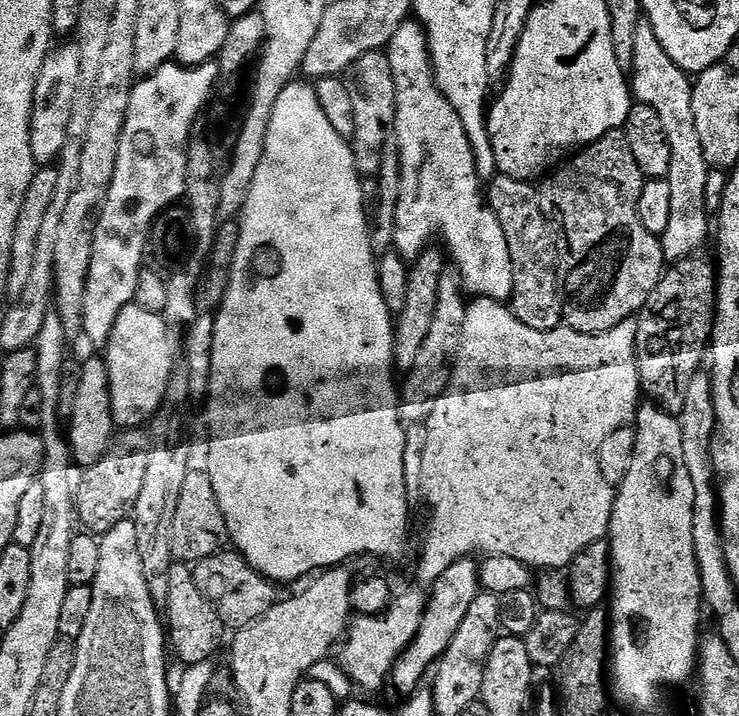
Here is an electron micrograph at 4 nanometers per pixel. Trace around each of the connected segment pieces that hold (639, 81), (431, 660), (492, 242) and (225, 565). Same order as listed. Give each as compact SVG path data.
M641 23L640 29L636 32L636 42L632 47L630 58L632 68L636 71L630 76L630 87L635 99L639 103L648 104L651 108L658 110L666 126L666 134L670 138L670 170L666 178L670 182L671 212L668 229L662 234L662 243L665 261L675 262L687 256L697 255L703 249L700 247L708 240L708 173L710 173L710 167L702 150L702 138L692 105L694 84L689 73L683 72L674 62L674 58L670 58L670 54L662 46L651 23Z
M465 558L454 562L431 585L430 595L424 605L424 617L418 626L418 634L412 639L412 644L400 655L402 661L402 674L404 674L404 694L411 694L421 687L420 679L429 675L430 669L443 656L444 651L450 646L450 638L458 634L458 626L462 626L462 618L466 618L466 610L474 603L474 598L480 591L480 567L475 559Z
M414 18L405 20L395 31L386 55L391 64L392 76L396 79L396 136L400 139L400 197L396 200L395 243L404 248L413 248L413 253L419 254L429 247L430 242L435 241L432 239L441 232L447 251L460 263L459 275L469 293L493 298L508 298L504 297L508 295L511 297L516 290L516 271L512 268L512 255L504 233L504 224L498 222L496 213L486 203L482 181L476 172L476 159L462 118L436 83L428 35L423 25Z
M221 550L213 556L207 556L206 559L199 561L195 565L194 575L200 581L201 588L208 593L213 604L220 609L220 614L225 621L232 623L233 620L233 625L236 626L249 624L262 618L262 614L266 614L266 610L270 610L276 605L277 585L261 572L257 572L252 563L245 556L241 556L239 551L228 551Z

